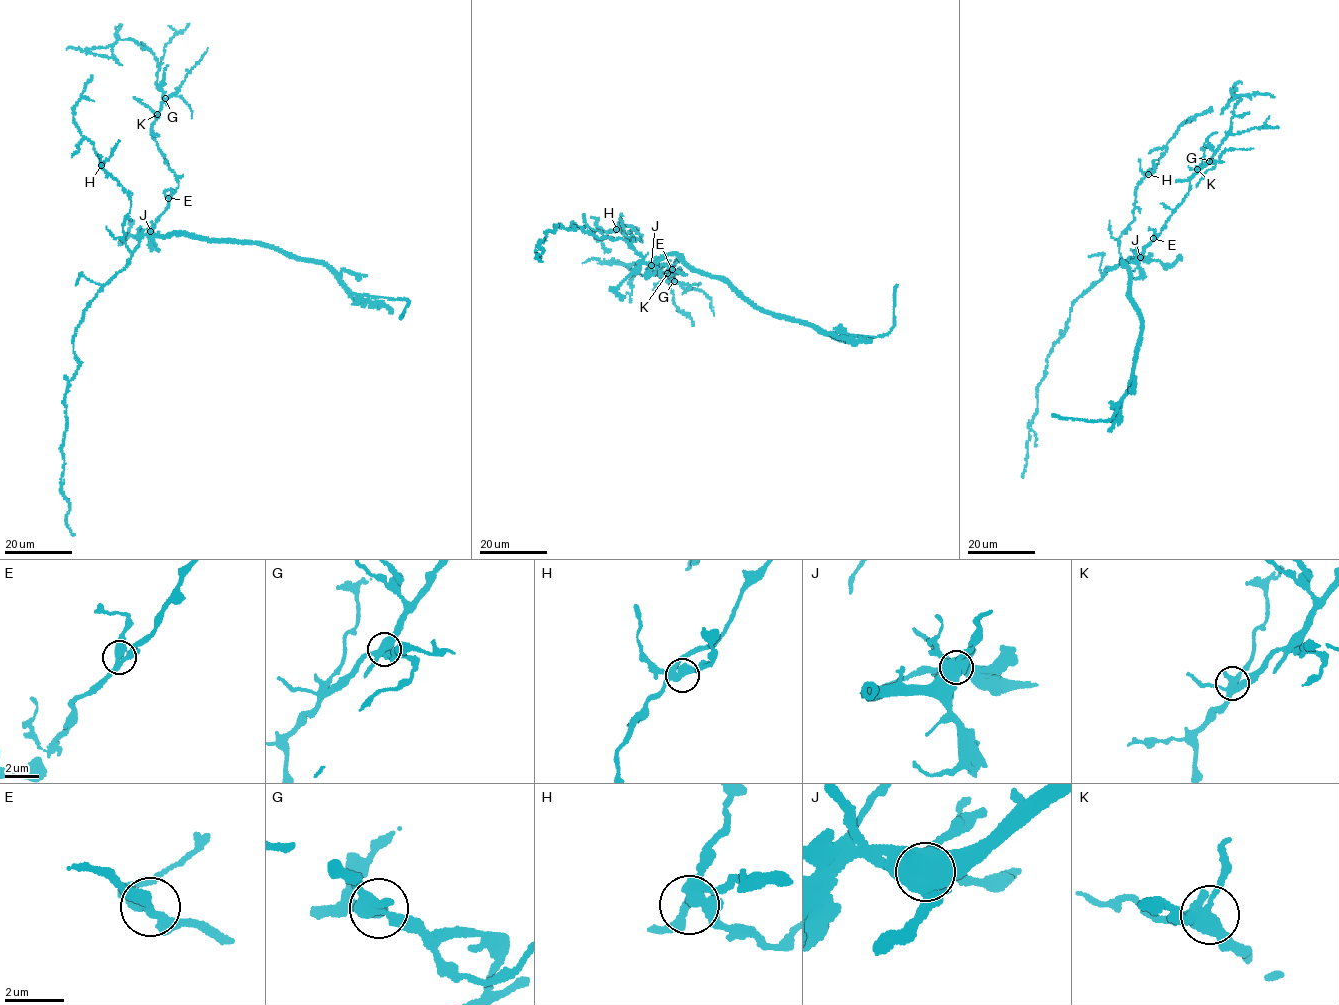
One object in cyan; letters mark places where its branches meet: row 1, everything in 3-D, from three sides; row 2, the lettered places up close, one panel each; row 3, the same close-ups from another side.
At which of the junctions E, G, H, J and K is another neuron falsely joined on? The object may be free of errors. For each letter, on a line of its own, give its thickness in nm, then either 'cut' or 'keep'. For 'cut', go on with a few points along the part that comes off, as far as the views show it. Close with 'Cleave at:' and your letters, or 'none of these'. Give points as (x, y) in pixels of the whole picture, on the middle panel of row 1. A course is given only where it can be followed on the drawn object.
E: 300 nm | keep
G: 440 nm | keep
H: 360 nm | keep
J: 700 nm | cut | (651, 265), (625, 240), (598, 238), (572, 223), (573, 230), (558, 225), (546, 232), (535, 258), (542, 262)
K: 420 nm | keep
Cleave at: J

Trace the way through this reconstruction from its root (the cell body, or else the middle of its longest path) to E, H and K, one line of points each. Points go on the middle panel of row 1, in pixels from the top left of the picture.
E: (643, 261), (663, 264), (672, 269)
H: (643, 261), (630, 241), (631, 236), (640, 241), (641, 235), (632, 226), (616, 229)
K: (643, 261), (663, 264), (682, 272), (663, 276), (659, 273), (660, 270), (667, 273)

